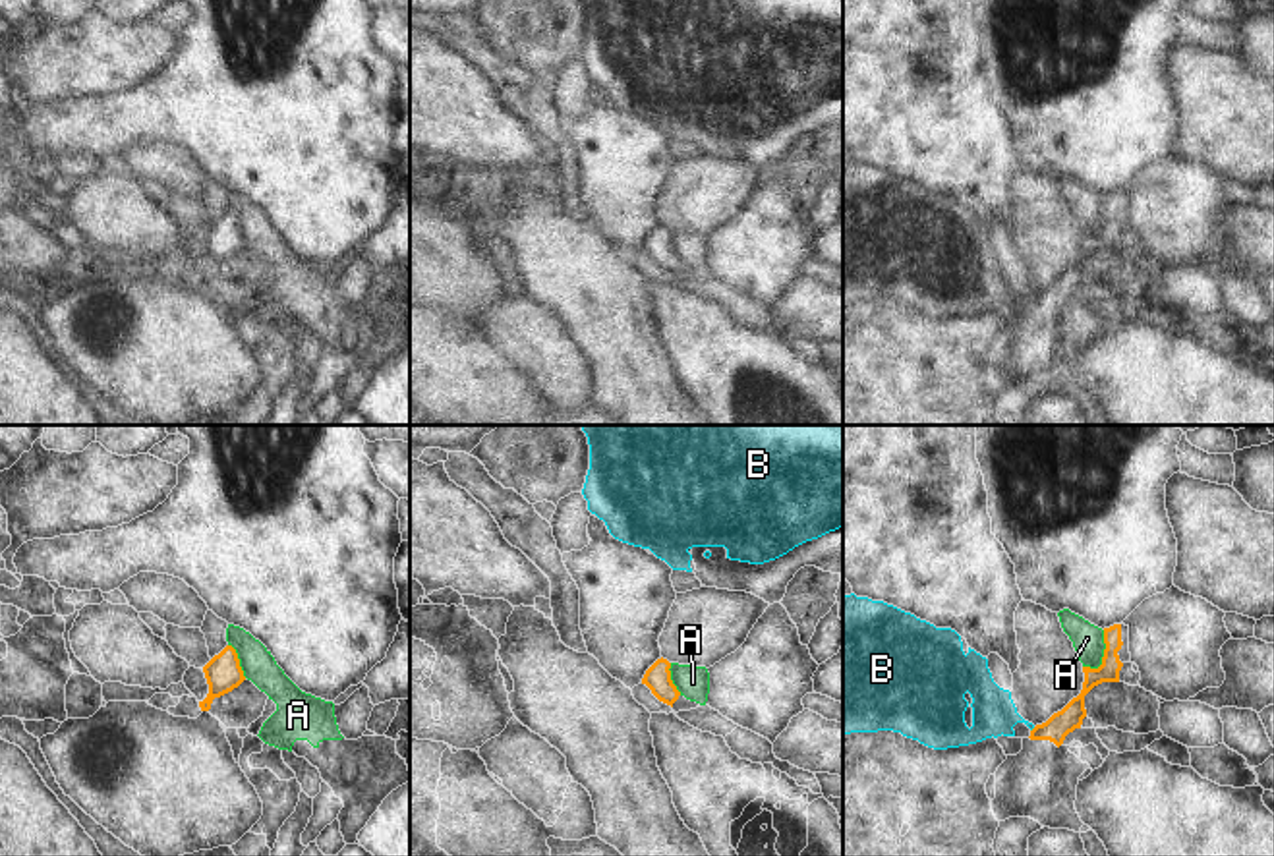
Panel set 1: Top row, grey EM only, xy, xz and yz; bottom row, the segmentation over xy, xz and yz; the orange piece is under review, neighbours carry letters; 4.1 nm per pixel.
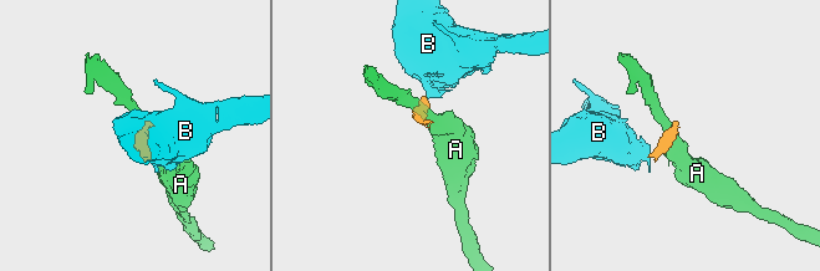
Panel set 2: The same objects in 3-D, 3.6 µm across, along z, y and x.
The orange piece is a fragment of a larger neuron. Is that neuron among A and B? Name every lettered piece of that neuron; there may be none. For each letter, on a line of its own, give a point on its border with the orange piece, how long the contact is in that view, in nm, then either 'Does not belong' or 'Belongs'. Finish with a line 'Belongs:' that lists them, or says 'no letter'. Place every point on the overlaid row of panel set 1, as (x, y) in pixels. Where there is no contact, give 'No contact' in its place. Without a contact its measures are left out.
A: Touches orange at yz (1104, 656). Shared border 180 nm. Does not belong
B: Touches orange at yz (1033, 729). Shared border 30 nm. Does not belong
Belongs: no letter

